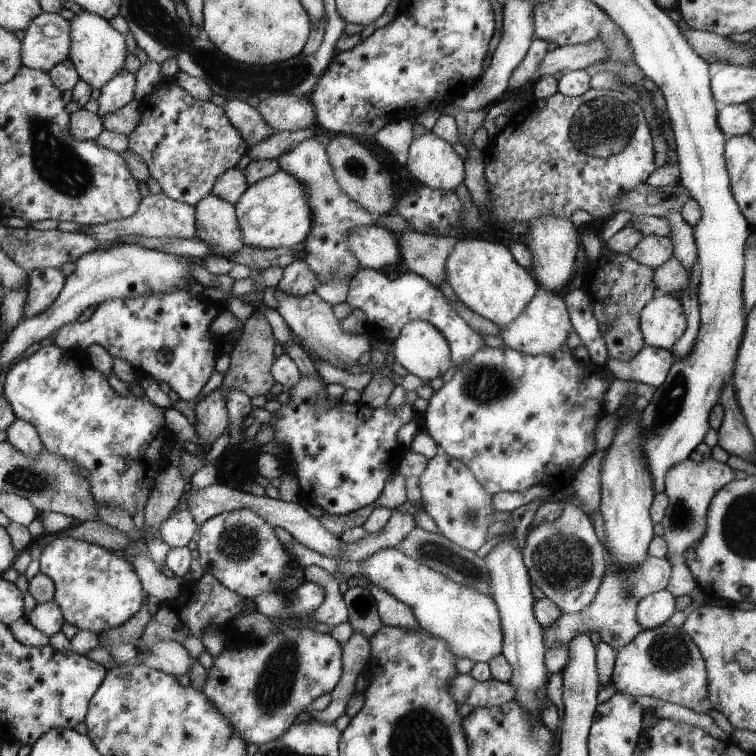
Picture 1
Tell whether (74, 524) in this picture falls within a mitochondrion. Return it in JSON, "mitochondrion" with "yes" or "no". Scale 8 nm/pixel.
{"mitochondrion":"no"}

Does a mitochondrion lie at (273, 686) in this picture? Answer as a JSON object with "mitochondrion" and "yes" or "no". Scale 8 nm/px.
{"mitochondrion":"yes"}

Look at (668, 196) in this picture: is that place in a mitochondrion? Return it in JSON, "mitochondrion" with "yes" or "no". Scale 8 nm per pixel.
{"mitochondrion":"no"}

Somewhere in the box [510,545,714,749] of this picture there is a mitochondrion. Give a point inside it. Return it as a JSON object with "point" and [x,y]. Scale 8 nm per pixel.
{"point":[670,653]}

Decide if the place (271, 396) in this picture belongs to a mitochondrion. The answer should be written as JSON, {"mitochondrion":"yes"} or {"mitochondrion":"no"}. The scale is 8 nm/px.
{"mitochondrion":"no"}

